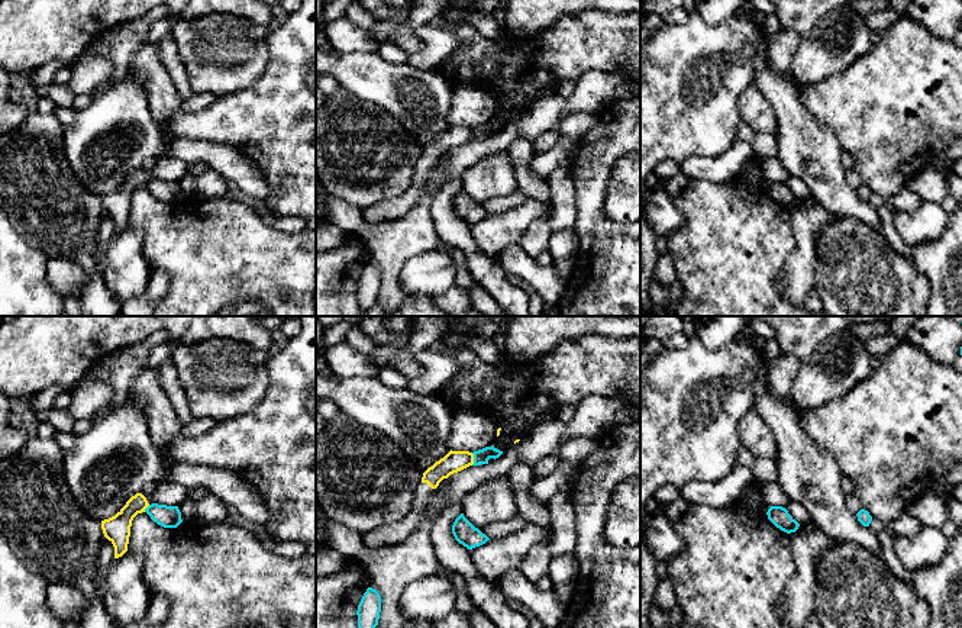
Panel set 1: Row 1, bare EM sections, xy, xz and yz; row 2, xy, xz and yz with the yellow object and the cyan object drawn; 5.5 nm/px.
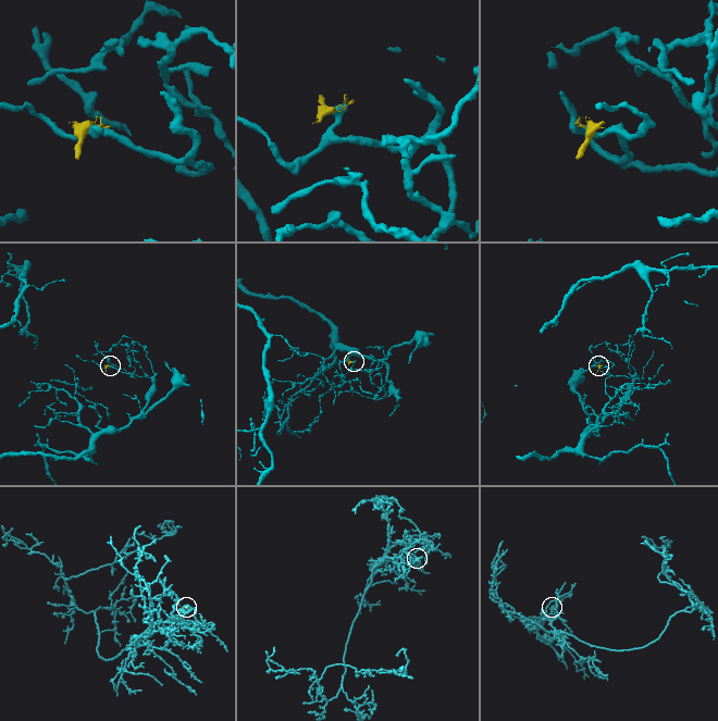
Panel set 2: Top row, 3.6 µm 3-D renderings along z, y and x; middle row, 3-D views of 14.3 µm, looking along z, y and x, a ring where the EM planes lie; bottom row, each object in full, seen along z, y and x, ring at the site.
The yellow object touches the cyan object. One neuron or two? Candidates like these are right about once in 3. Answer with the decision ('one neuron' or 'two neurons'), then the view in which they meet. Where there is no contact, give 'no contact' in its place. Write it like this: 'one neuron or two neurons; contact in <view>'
two neurons; contact in xz

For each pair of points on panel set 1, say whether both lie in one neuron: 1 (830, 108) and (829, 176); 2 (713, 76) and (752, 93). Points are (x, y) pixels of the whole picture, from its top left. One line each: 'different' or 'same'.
1: different
2: different

